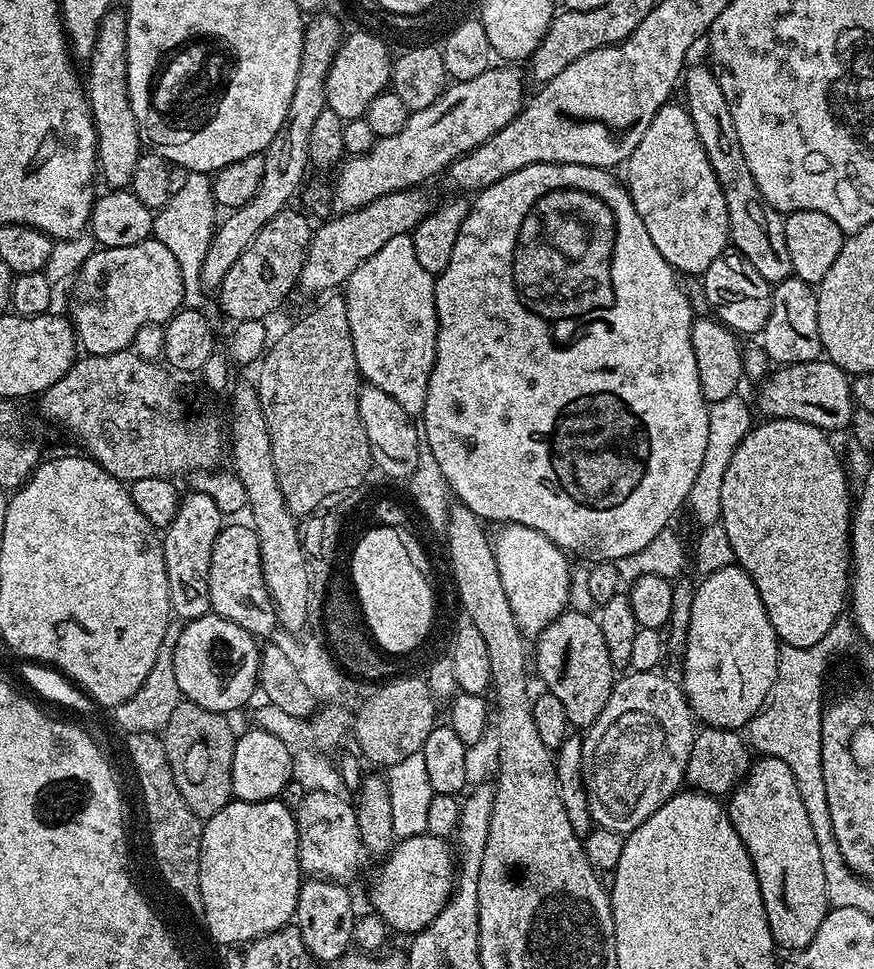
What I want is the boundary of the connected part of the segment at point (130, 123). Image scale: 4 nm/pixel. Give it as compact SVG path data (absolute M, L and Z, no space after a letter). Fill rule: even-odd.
M113 7L102 18L96 45L92 51L88 68L88 80L86 76L86 95L88 109L92 112L92 124L96 128L96 162L98 176L108 183L112 190L124 190L136 179L136 168L140 165L142 155L142 133L138 126L138 118L134 118L134 110L130 106L130 94L128 93L128 18L123 7Z

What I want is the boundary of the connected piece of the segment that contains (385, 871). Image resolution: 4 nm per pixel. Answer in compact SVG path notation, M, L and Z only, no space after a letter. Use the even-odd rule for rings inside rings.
M411 836L400 840L383 857L381 864L384 865L372 884L371 911L384 919L393 933L421 932L427 924L434 922L434 918L438 918L452 897L458 871L458 856L453 845L443 836Z

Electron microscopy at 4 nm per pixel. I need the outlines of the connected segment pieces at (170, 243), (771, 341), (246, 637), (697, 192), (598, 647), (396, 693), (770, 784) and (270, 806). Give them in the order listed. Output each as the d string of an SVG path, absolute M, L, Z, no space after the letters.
M189 172L181 188L169 196L165 204L159 205L152 222L152 236L178 261L182 270L184 287L183 307L207 313L209 293L202 286L202 262L206 262L206 250L212 241L212 233L218 227L218 205L212 197L212 176L207 172Z
M794 274L775 285L772 289L770 318L766 318L766 326L764 331L759 333L758 340L764 343L765 354L776 366L821 359L816 288L798 279Z
M209 614L187 621L174 646L174 673L183 699L192 700L206 710L232 714L251 698L252 691L257 691L260 654L257 637L226 618Z
M669 102L658 110L658 114L654 114L646 126L646 134L642 134L642 142L634 146L626 161L627 168L626 187L634 202L634 210L638 210L642 226L646 226L654 246L658 246L658 254L662 254L662 258L666 258L666 262L677 273L684 275L685 272L688 278L703 277L710 262L714 262L714 258L721 256L729 247L728 215L726 198L722 194L722 186L718 186L714 166L710 166L710 158L706 158L702 142L698 142L698 130L694 130L694 122L683 103Z
M566 610L540 632L538 643L536 654L534 650L534 668L540 671L549 694L560 703L565 718L574 727L581 730L591 728L598 714L602 714L614 683L614 669L606 651L606 638L602 638L599 619L586 612Z
M406 676L394 682L387 681L380 690L370 695L355 712L352 720L352 736L356 738L363 756L374 764L387 768L397 765L403 758L421 751L430 730L436 725L437 699L426 680L418 676Z
M760 756L757 761L727 797L728 817L752 859L777 949L799 950L816 937L830 910L821 855L790 768L772 756Z
M280 798L262 802L233 799L207 820L200 847L200 863L204 868L200 892L203 895L203 905L206 906L206 932L217 945L247 945L259 936L285 927L295 917L302 883L301 835L296 828L293 809L284 805Z

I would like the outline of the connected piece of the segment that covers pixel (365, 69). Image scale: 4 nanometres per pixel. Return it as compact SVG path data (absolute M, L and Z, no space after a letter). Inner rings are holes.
M356 30L345 35L344 42L340 45L340 50L330 66L330 74L326 78L326 98L328 99L326 107L334 110L334 114L338 114L340 120L361 119L368 111L370 102L374 102L374 98L378 98L378 94L382 94L389 87L394 56L393 53L388 53L388 49L390 49L389 45L376 37L372 30Z

